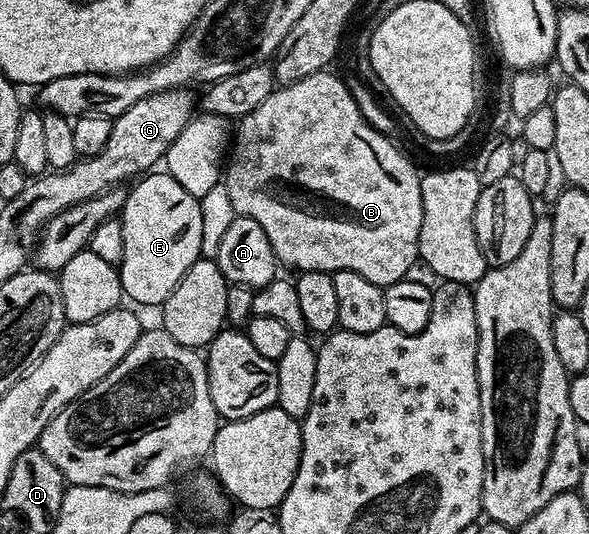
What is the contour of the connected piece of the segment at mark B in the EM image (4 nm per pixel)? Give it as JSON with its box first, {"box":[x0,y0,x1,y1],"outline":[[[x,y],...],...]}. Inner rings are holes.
{"box":[224,70,422,285],"outline":[[[323,70],[316,74],[308,74],[308,78],[300,78],[296,82],[291,84],[284,84],[275,87],[272,94],[268,94],[268,98],[264,98],[264,102],[260,102],[260,106],[256,106],[256,110],[252,110],[252,114],[242,117],[237,121],[236,131],[233,133],[232,151],[228,156],[228,163],[224,168],[224,183],[228,190],[228,198],[232,198],[232,206],[235,213],[240,216],[247,216],[252,218],[256,222],[260,222],[260,227],[264,229],[264,234],[268,234],[268,242],[272,242],[272,250],[276,254],[279,265],[285,266],[286,264],[290,268],[298,268],[299,273],[304,272],[329,272],[331,274],[336,272],[343,272],[344,270],[352,270],[356,274],[360,274],[360,278],[368,278],[368,282],[373,284],[387,285],[395,284],[398,280],[404,280],[405,274],[408,271],[408,266],[412,265],[412,262],[418,258],[418,239],[420,238],[420,222],[422,221],[422,195],[420,194],[420,186],[422,185],[420,179],[420,172],[414,169],[414,164],[393,144],[391,137],[382,132],[378,132],[372,125],[367,124],[364,118],[364,114],[360,112],[360,107],[357,106],[353,100],[352,94],[349,92],[349,88],[346,85],[345,79],[340,75],[333,76],[333,71]]]}

